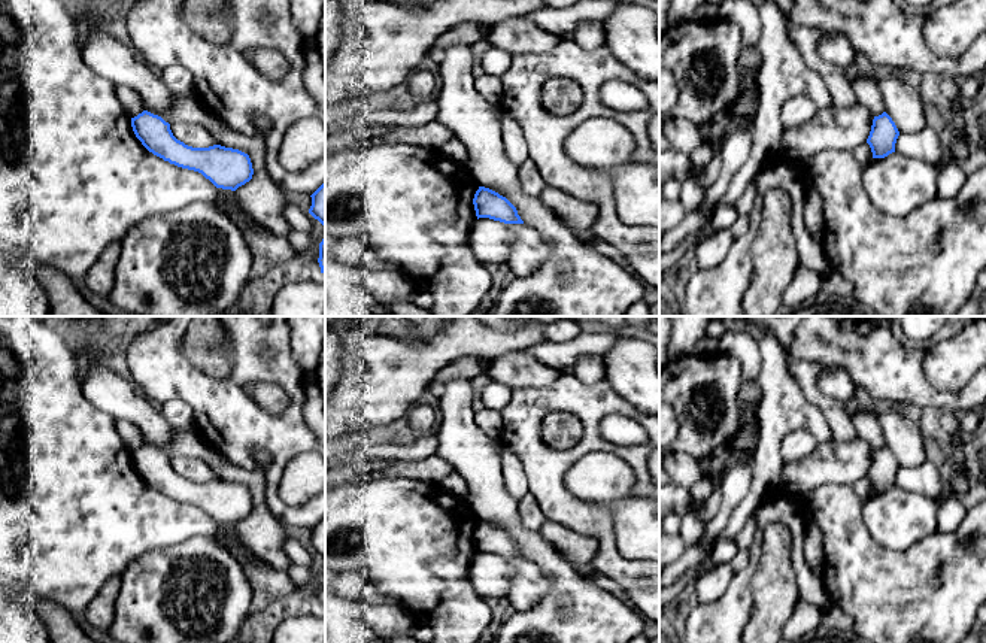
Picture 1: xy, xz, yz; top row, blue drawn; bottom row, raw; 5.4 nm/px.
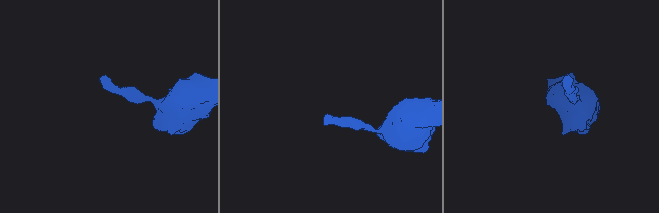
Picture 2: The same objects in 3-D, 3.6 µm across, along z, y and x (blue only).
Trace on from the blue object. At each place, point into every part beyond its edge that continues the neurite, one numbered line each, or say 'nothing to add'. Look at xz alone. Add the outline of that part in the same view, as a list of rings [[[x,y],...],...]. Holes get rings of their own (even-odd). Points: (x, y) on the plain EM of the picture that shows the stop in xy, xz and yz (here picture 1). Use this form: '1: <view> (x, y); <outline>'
nothing to add

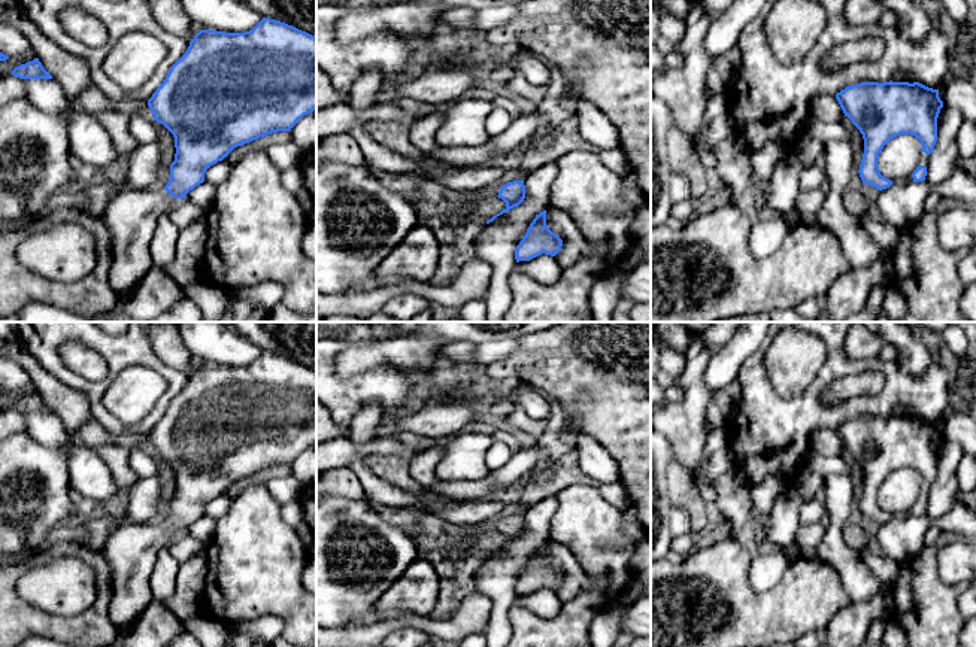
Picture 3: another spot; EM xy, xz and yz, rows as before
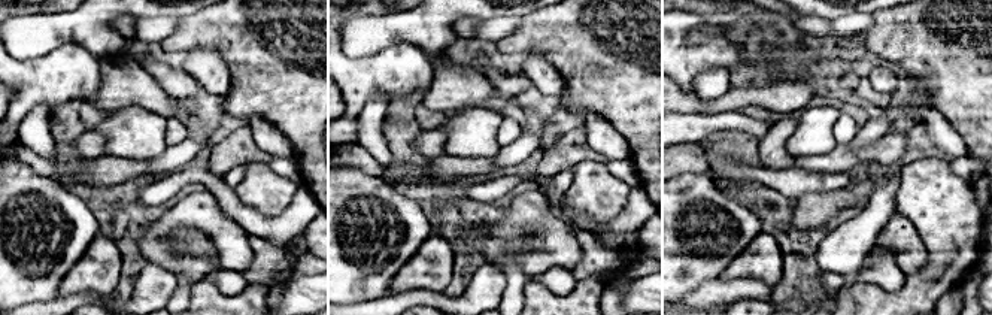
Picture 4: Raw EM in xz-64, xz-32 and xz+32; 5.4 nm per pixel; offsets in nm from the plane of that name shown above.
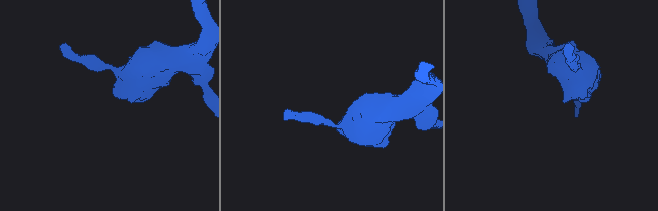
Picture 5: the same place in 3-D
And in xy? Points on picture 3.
1: xy (132, 550); [[[164,522],[124,525],[113,529],[101,547],[112,572],[110,623],[124,634],[154,599],[151,574],[158,553],[175,532]]]

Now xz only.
1: xz (493, 524); [[[494,517],[494,519],[484,522],[484,523],[460,525],[460,526],[466,531],[478,531],[482,538],[485,532],[489,532],[492,529],[498,529],[500,523],[501,523],[501,517]]]

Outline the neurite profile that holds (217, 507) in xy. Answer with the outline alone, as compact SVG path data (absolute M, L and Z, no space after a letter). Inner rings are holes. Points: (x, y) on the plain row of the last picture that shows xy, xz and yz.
M218 495L210 499L204 507L204 516L209 516L215 520L221 519L230 508L233 499L227 495Z

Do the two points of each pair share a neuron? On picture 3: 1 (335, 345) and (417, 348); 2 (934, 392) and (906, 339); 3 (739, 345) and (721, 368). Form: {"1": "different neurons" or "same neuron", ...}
{"1": "different neurons", "2": "different neurons", "3": "same neuron"}

